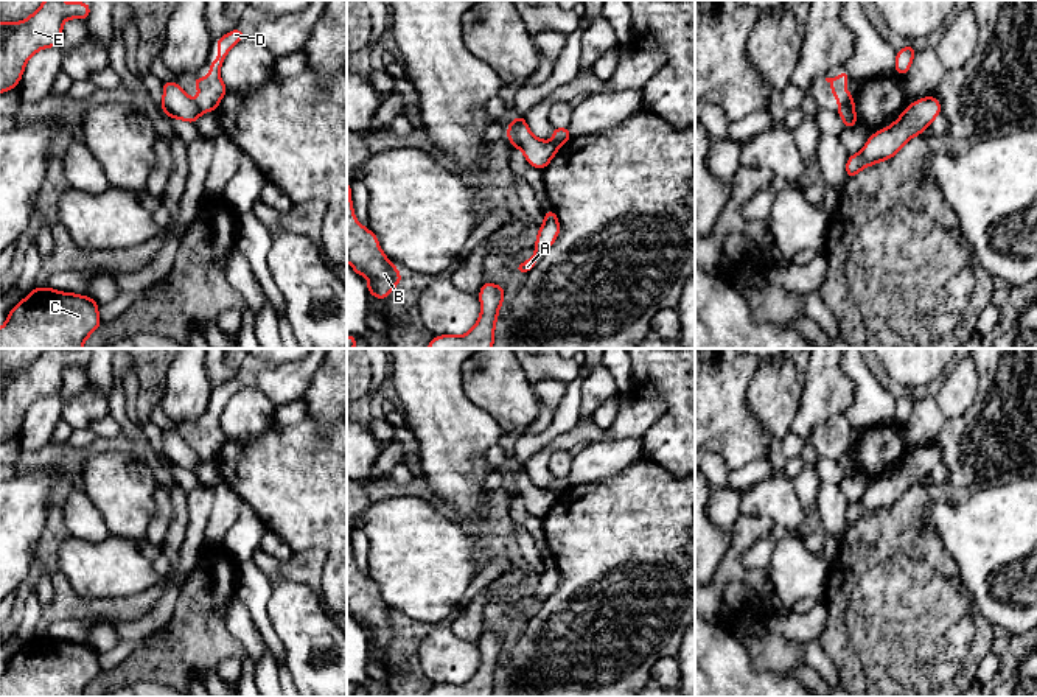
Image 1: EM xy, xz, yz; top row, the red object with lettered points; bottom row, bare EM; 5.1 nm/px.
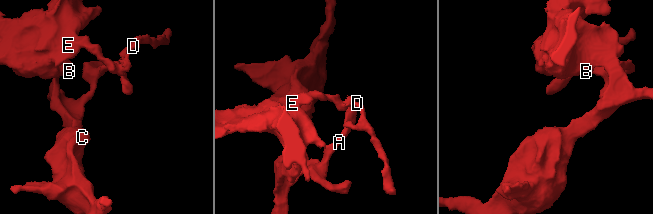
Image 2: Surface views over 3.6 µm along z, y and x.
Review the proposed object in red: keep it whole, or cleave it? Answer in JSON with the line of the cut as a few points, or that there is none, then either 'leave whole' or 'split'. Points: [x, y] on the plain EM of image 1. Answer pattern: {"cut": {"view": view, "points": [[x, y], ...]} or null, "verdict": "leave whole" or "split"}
{"cut": {"view": "yz", "points": [[849, 445], [837, 459]]}, "verdict": "split"}

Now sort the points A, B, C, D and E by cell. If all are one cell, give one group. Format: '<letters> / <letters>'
A B C E / D

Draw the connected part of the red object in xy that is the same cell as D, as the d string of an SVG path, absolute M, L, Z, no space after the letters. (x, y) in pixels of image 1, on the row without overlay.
M235 377L215 389L215 392L219 395L219 405L211 409L210 423L207 426L193 428L193 433L199 437L196 451L204 457L204 461L213 462L218 457L221 447L229 440L219 425L219 419L227 401L243 387L246 387L243 380Z

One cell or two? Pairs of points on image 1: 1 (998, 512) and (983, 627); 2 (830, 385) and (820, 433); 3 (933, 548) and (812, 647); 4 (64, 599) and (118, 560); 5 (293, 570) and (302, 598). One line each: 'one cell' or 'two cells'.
1: two cells
2: two cells
3: two cells
4: two cells
5: two cells

